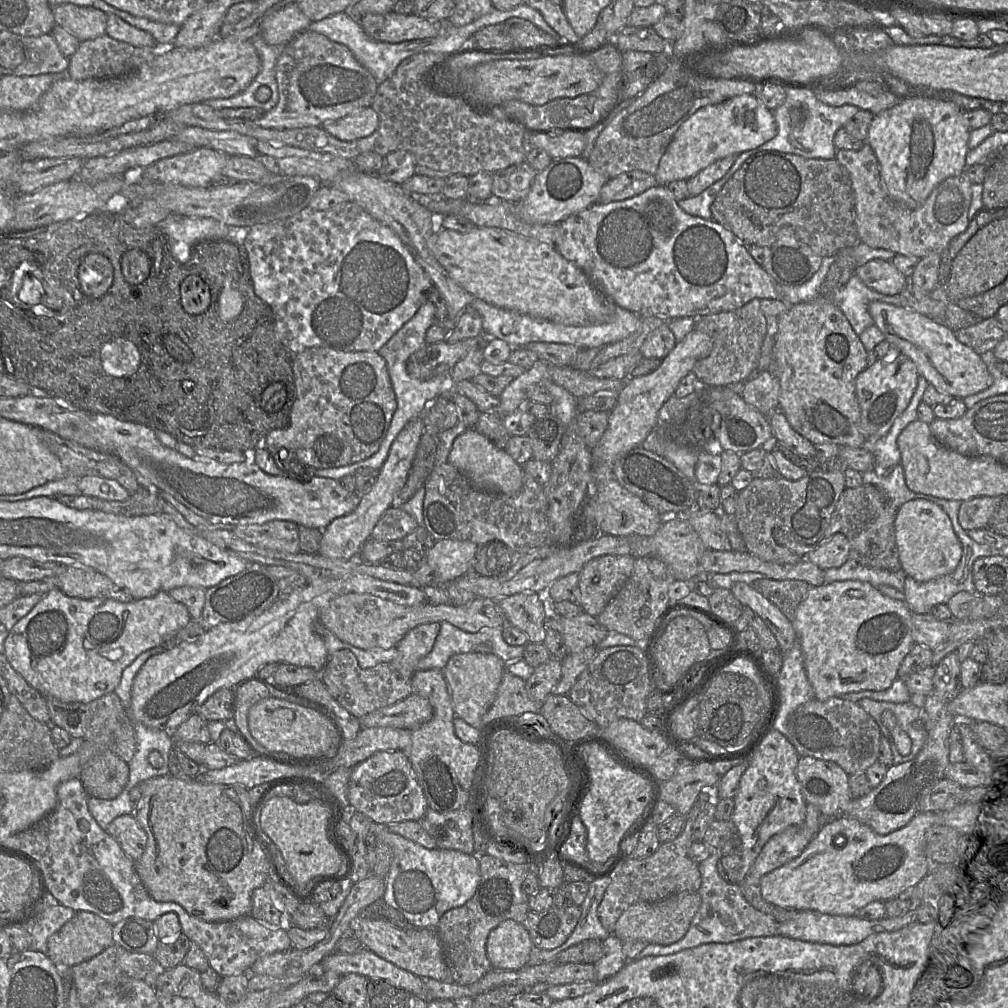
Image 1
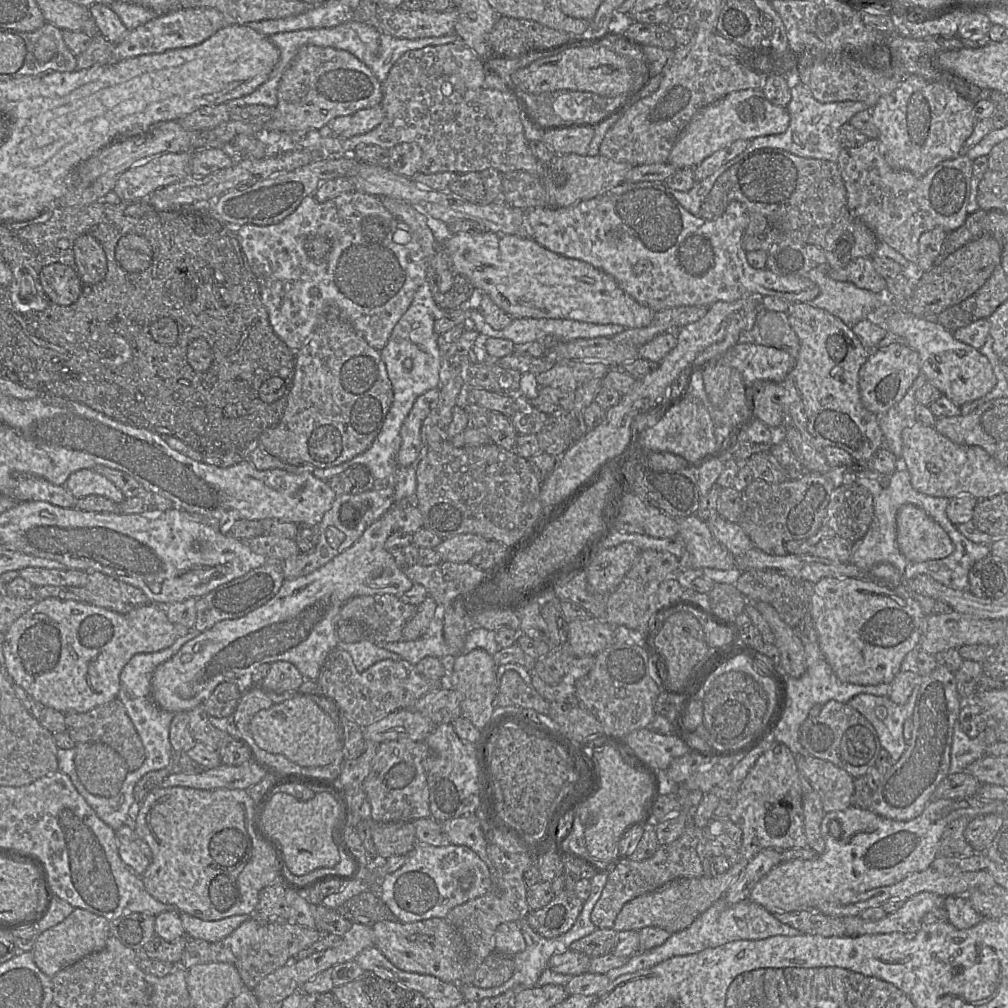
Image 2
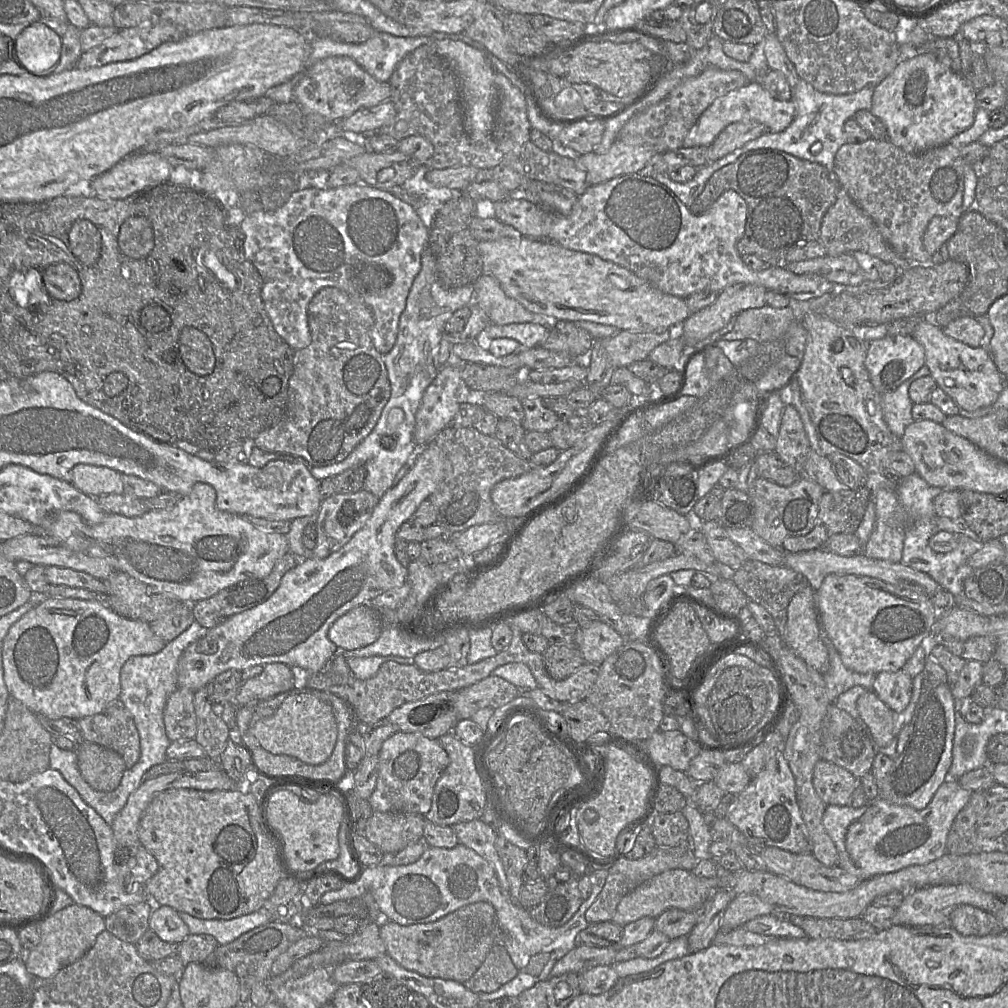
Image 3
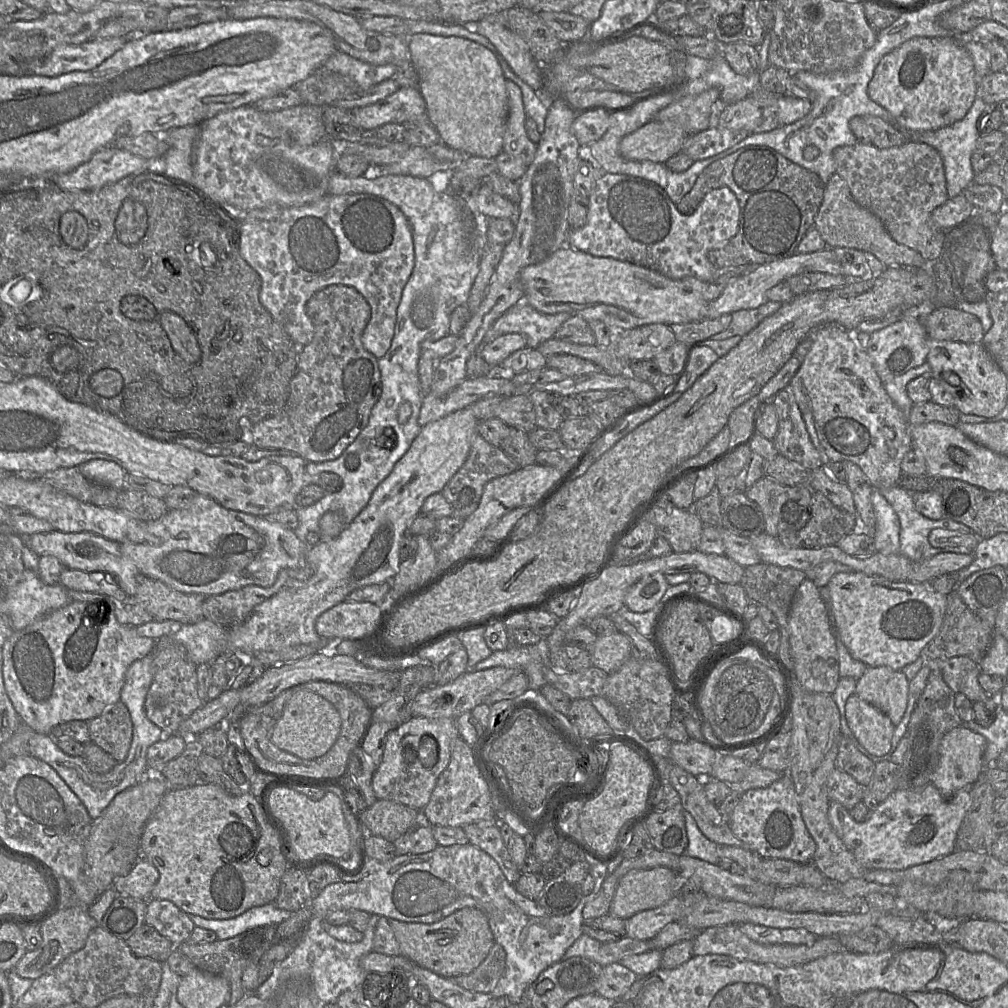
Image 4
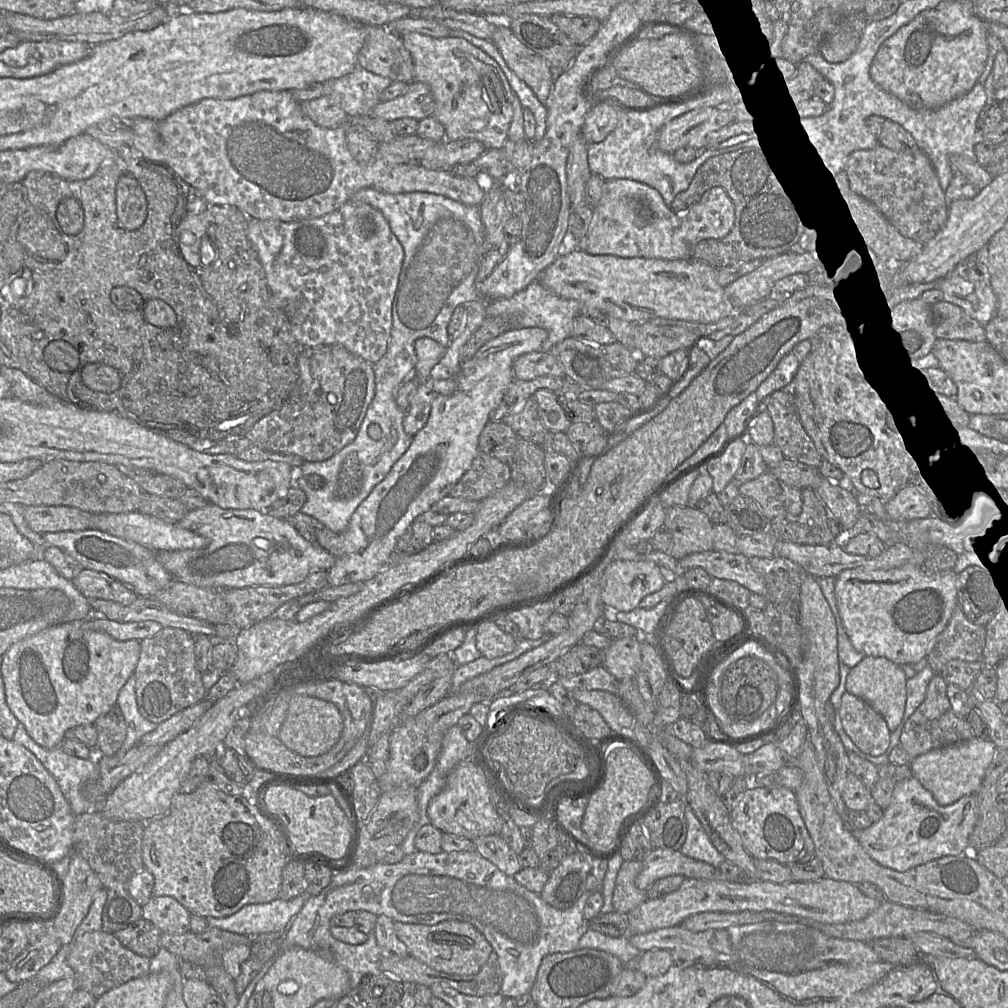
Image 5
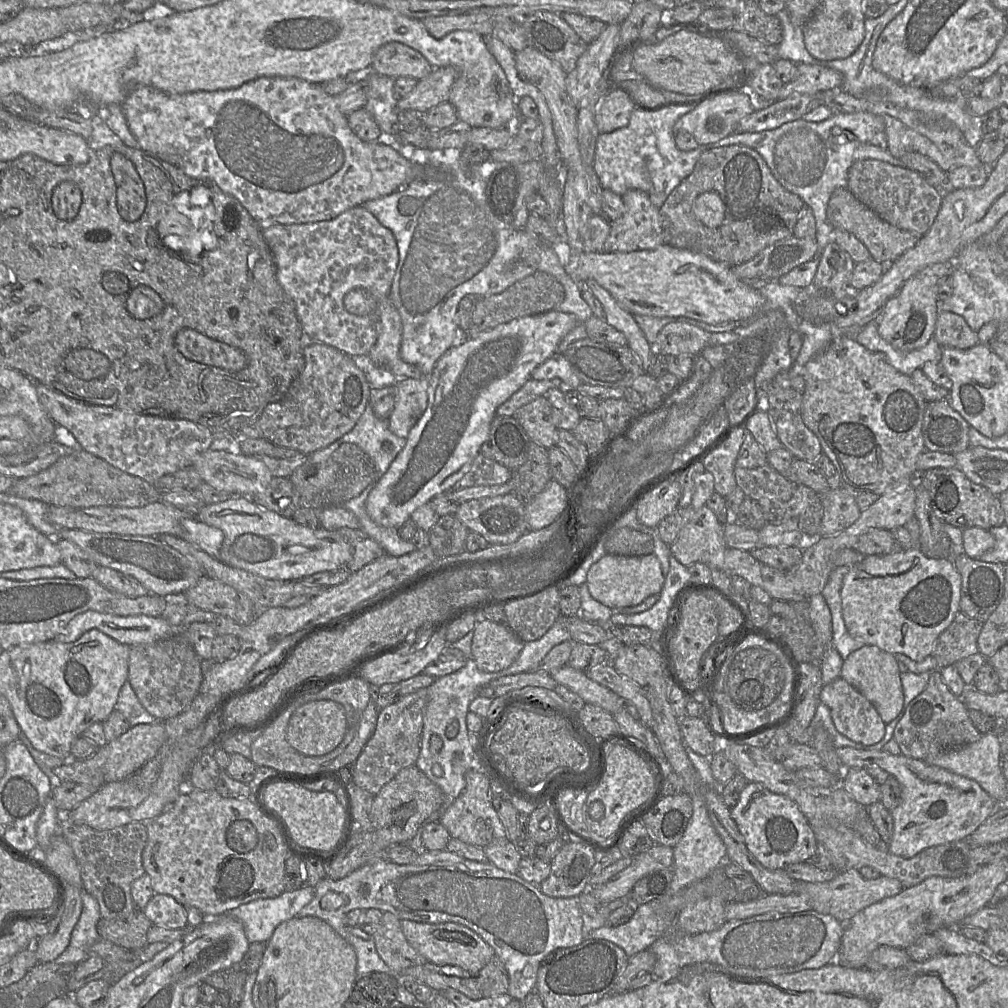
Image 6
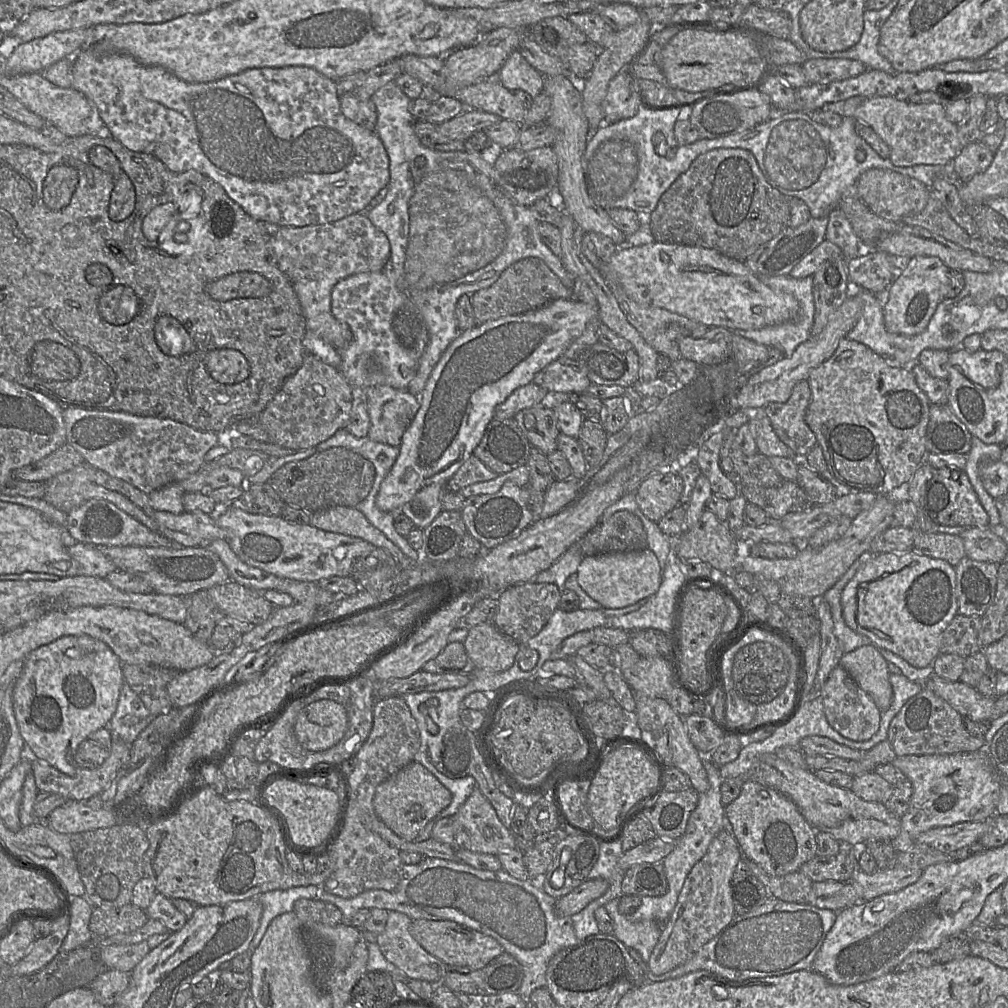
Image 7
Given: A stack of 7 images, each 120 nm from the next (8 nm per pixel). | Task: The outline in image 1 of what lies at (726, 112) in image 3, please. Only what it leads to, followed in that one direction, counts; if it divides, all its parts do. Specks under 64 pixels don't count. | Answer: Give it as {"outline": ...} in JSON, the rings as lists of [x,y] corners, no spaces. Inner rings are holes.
{"outline":[[[755,94],[732,97],[720,104],[707,105],[698,109],[676,131],[660,159],[655,174],[658,185],[666,186],[675,180],[688,180],[711,163],[733,154],[753,150],[777,135],[773,111],[768,110]]]}

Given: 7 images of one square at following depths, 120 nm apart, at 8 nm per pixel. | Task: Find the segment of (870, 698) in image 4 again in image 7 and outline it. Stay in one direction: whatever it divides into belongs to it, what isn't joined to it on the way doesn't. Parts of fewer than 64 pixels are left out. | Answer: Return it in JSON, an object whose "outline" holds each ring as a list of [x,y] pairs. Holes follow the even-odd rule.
{"outline":[[[863,646],[844,654],[839,664],[874,701],[880,712],[891,706],[893,689],[888,662],[876,646]]]}

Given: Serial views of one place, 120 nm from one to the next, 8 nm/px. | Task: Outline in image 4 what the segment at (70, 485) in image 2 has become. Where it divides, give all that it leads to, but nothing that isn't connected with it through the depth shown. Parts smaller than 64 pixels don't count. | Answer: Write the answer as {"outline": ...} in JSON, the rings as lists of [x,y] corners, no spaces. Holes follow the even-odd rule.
{"outline":[[[94,459],[77,467],[80,468],[85,478],[94,483],[110,486],[117,490],[126,489],[127,474],[130,473],[115,462]]]}

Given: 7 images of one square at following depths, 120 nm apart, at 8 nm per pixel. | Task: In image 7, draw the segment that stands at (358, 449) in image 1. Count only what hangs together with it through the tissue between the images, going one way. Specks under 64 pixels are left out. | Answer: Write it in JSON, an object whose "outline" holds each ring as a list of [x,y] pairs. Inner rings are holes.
{"outline":[[[306,353],[302,366],[284,382],[257,421],[266,430],[269,443],[298,452],[316,447],[345,428],[355,400],[356,390],[339,369]]]}

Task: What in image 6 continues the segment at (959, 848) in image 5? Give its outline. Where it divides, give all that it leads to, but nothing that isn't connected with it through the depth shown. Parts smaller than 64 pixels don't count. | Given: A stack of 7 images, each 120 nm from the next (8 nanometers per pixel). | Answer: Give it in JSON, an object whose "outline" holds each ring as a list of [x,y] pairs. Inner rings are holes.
{"outline":[[[836,748],[844,769],[877,765],[898,780],[902,787],[901,801],[890,814],[893,835],[886,847],[888,852],[903,858],[912,858],[921,851],[942,844],[965,841],[999,805],[974,780],[954,774],[943,768],[904,755],[891,755],[882,750]]]}

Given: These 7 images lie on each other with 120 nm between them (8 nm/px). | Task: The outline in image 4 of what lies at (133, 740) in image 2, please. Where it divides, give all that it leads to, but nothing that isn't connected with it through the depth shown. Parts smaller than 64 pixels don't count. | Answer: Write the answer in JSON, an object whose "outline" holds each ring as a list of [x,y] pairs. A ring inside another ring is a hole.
{"outline":[[[121,701],[90,720],[88,726],[92,742],[118,762],[125,760],[131,746],[133,725],[127,707]]]}

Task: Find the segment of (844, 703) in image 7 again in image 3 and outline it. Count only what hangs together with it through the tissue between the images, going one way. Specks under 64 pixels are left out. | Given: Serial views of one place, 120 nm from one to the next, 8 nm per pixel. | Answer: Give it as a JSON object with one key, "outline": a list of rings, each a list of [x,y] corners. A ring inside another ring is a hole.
{"outline":[[[873,691],[861,695],[856,707],[860,718],[869,729],[874,744],[878,747],[888,746],[893,739],[893,711]]]}

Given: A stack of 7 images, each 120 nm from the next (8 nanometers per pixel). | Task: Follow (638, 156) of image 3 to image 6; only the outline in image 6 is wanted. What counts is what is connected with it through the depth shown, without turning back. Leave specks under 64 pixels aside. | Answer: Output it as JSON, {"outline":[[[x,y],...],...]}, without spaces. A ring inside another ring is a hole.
{"outline":[[[750,92],[722,94],[700,103],[681,116],[674,126],[674,134],[678,131],[686,131],[696,139],[699,145],[714,143],[736,131],[741,119],[755,109],[757,109],[755,97]]]}

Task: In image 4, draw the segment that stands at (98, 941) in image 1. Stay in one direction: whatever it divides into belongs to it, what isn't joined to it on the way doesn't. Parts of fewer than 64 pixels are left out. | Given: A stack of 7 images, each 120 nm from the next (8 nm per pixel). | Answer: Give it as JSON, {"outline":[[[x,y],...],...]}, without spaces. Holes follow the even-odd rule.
{"outline":[[[65,906],[46,920],[40,926],[42,934],[41,945],[36,950],[26,951],[13,970],[22,978],[35,980],[44,974],[52,973],[65,958],[82,949],[89,933],[99,925],[89,915],[87,908],[82,906]]]}

